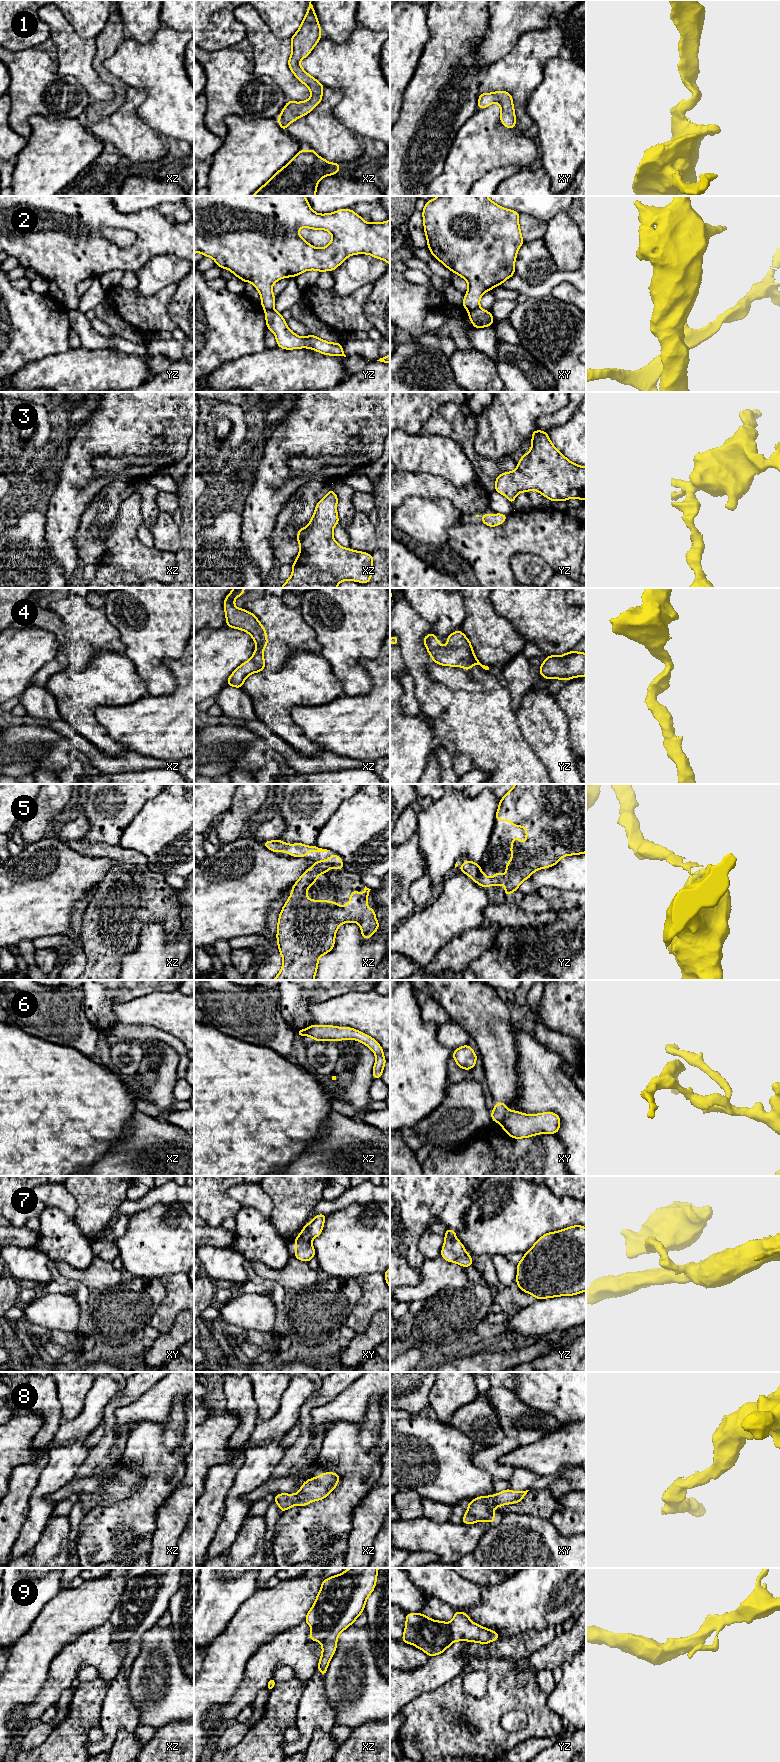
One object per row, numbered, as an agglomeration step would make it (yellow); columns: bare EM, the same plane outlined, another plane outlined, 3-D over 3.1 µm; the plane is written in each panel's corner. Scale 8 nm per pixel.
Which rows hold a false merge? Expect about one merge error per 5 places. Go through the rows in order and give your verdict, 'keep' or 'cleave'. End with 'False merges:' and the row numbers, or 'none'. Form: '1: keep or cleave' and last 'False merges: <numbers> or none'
1: keep
2: cleave
3: keep
4: keep
5: keep
6: cleave
7: keep
8: keep
9: keep
False merges: 2, 6

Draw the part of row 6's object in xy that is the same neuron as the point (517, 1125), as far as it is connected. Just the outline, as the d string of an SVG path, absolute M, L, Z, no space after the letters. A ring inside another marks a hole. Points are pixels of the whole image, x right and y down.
M507 1110L500 1124L511 1138L528 1138L542 1133L556 1134L560 1128L560 1117L553 1112L528 1115Z

